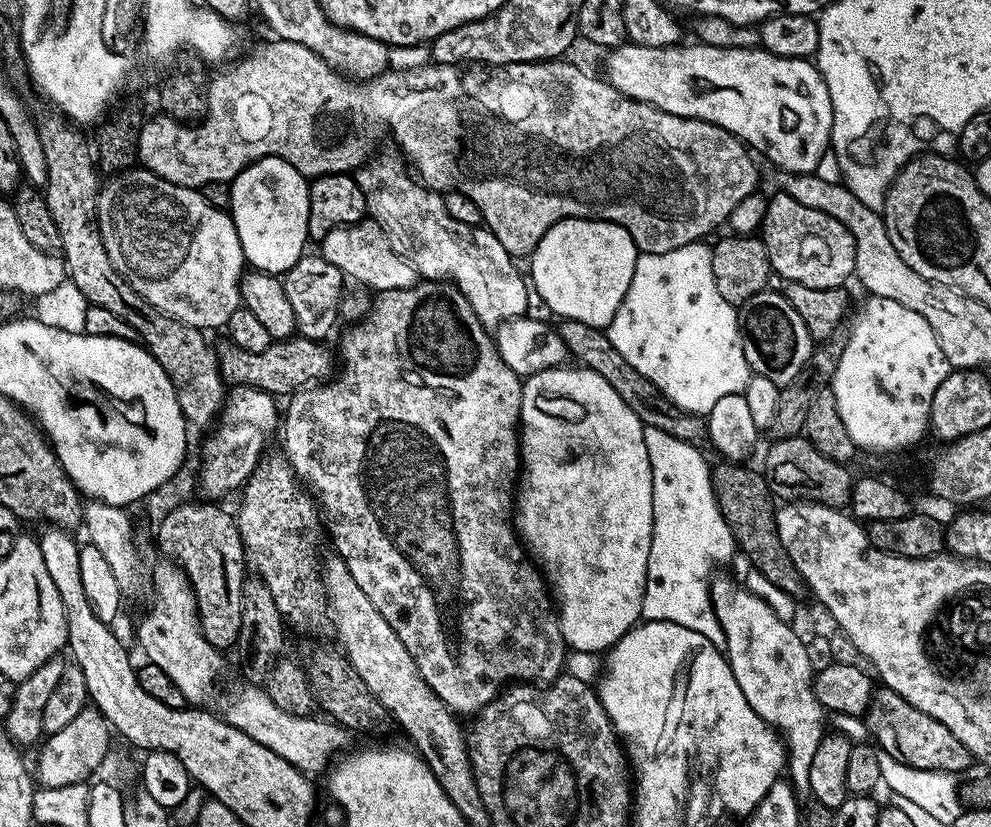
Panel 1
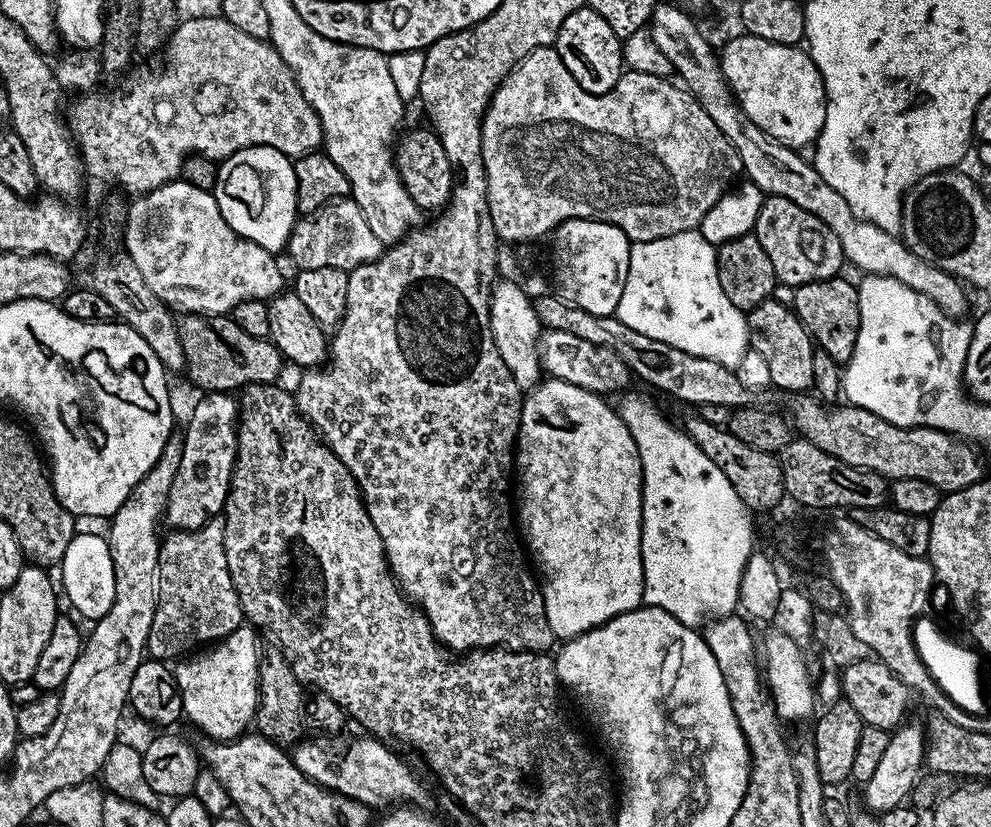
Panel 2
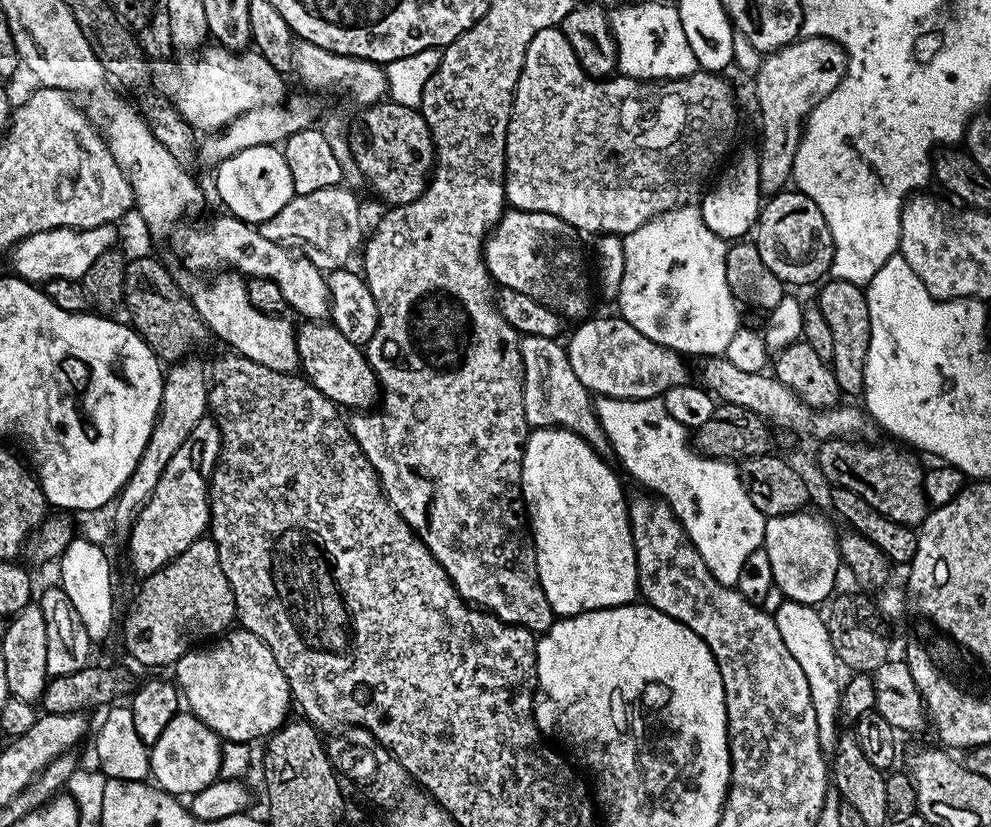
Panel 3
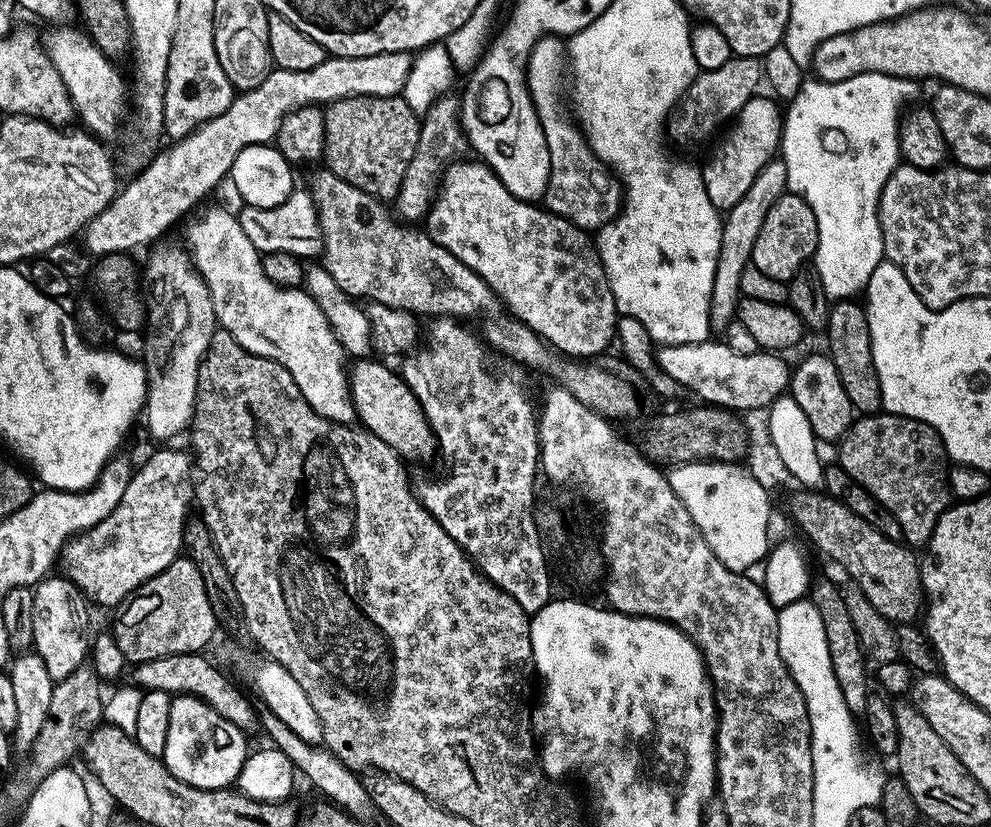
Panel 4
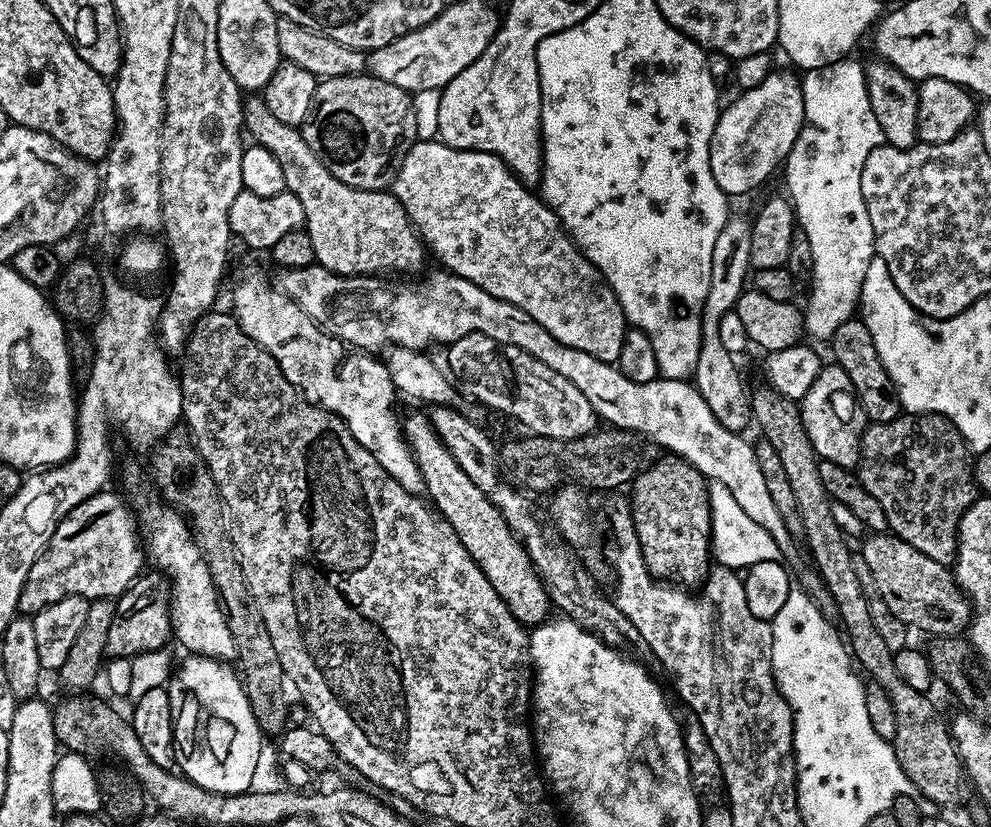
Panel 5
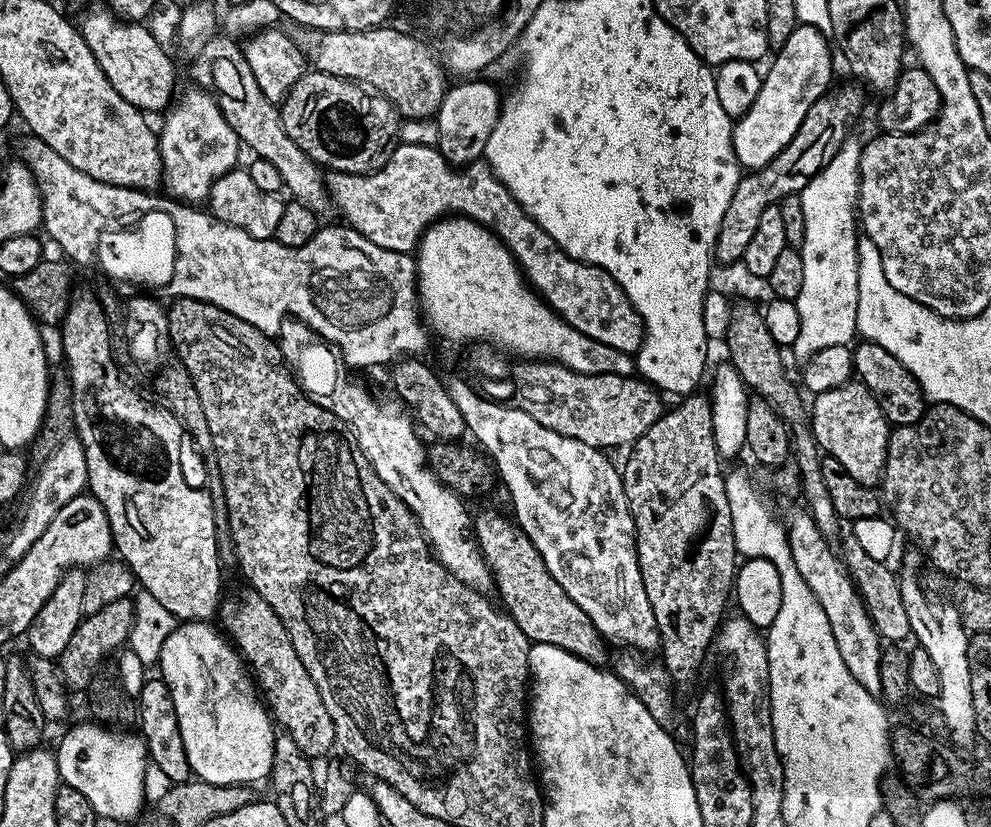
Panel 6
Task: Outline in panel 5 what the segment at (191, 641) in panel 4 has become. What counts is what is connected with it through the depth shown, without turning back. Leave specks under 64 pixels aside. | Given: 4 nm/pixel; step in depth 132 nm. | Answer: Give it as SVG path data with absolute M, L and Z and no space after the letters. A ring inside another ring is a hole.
M141 575L136 583L115 601L116 616L110 626L107 651L116 658L131 658L165 647L172 636L170 585L163 575Z

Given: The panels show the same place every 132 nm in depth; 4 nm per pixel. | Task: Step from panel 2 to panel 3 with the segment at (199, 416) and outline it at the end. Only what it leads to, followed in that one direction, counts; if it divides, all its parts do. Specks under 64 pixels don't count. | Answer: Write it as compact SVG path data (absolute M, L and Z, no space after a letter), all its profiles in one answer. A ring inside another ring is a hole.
M205 418L190 430L190 438L182 442L178 454L170 458L166 470L162 470L162 478L154 490L154 494L142 506L142 510L136 515L136 521L132 523L128 536L128 556L132 559L132 568L140 578L149 576L158 571L163 564L174 559L186 546L201 539L210 528L210 505L208 503L208 490L212 483L212 471L220 452L220 427L215 419Z

